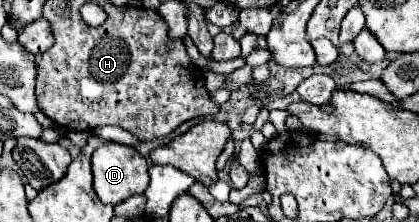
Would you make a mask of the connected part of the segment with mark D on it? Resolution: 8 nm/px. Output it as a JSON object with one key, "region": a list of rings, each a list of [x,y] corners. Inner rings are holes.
{"region":[[[103,143],[99,149],[95,149],[91,157],[91,167],[93,167],[93,189],[97,197],[107,205],[117,205],[133,195],[141,195],[149,185],[149,173],[147,173],[149,165],[145,157],[141,157],[129,145]]]}

